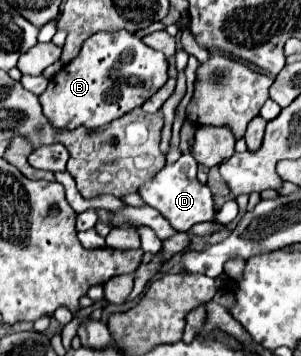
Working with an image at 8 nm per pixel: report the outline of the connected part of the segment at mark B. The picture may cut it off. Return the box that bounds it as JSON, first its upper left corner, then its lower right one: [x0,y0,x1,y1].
[40,30,166,128]

